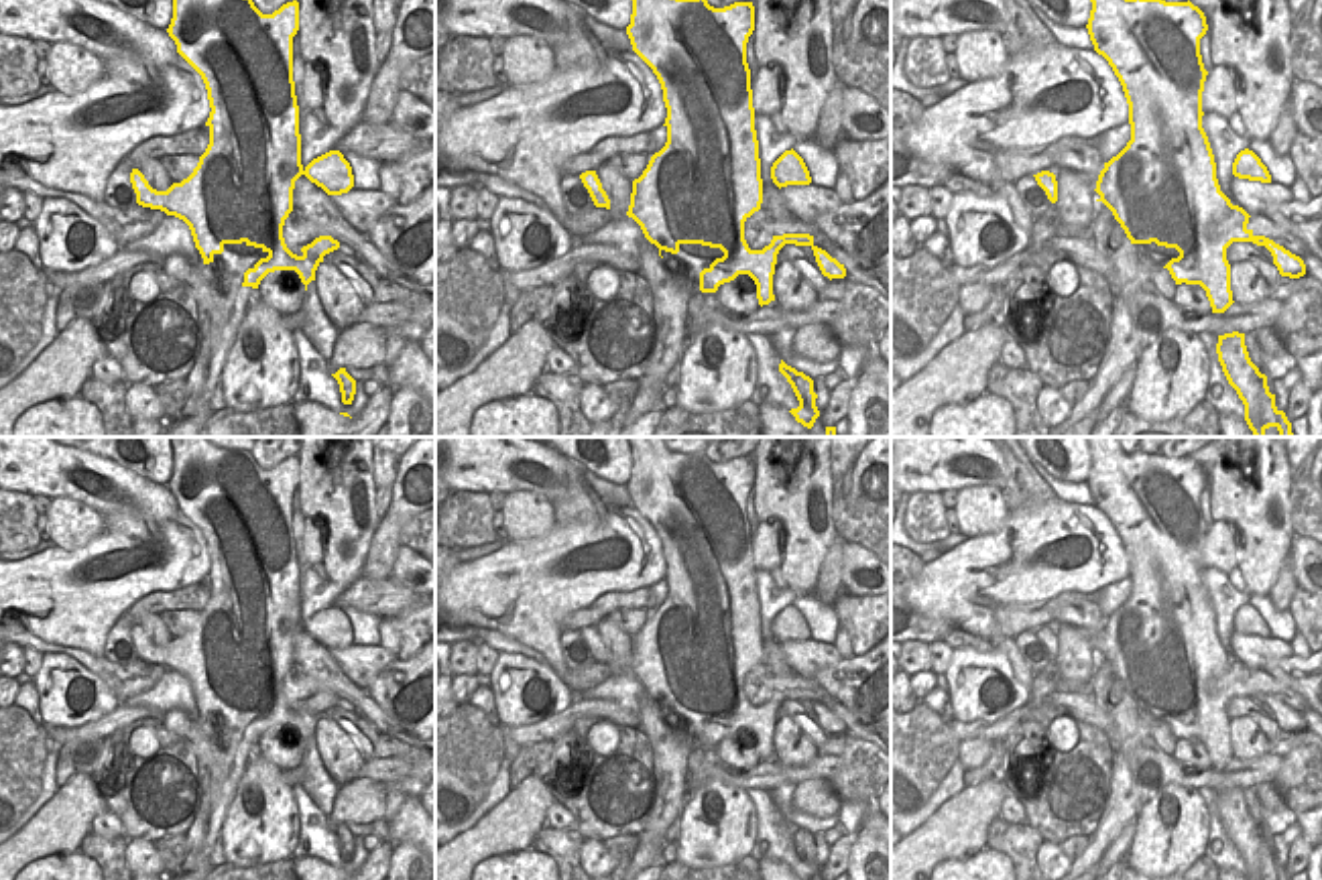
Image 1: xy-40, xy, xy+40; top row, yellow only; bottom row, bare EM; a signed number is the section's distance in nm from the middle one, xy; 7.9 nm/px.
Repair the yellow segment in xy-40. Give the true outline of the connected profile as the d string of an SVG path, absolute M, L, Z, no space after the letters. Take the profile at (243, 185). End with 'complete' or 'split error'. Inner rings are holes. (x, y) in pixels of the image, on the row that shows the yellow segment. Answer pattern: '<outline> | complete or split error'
M173 0L173 18L167 28L177 53L201 75L207 100L209 144L193 173L167 191L148 185L138 169L130 183L136 203L161 209L183 219L193 236L203 264L214 262L226 244L246 244L266 252L244 272L242 287L258 289L275 270L295 270L301 282L315 280L323 256L338 250L340 242L319 236L293 254L283 238L283 226L293 211L295 181L305 175L327 195L342 195L354 187L350 163L340 150L329 150L301 165L299 106L293 81L293 37L299 30L299 2L287 2L273 14L262 14L252 0Z | complete

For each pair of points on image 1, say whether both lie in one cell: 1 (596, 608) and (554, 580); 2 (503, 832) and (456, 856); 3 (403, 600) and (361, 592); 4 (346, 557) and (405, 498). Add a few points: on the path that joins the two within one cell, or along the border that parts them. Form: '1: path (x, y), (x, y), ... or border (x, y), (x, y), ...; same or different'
1: border (637, 590), (601, 594), (572, 610), (562, 629); different
2: path (491, 836), (468, 848); same
3: path (393, 600), (371, 596); same
4: border (379, 523), (361, 574); different

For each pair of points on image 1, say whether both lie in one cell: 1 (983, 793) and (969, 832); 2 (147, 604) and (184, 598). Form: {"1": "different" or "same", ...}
{"1": "same", "2": "same"}

